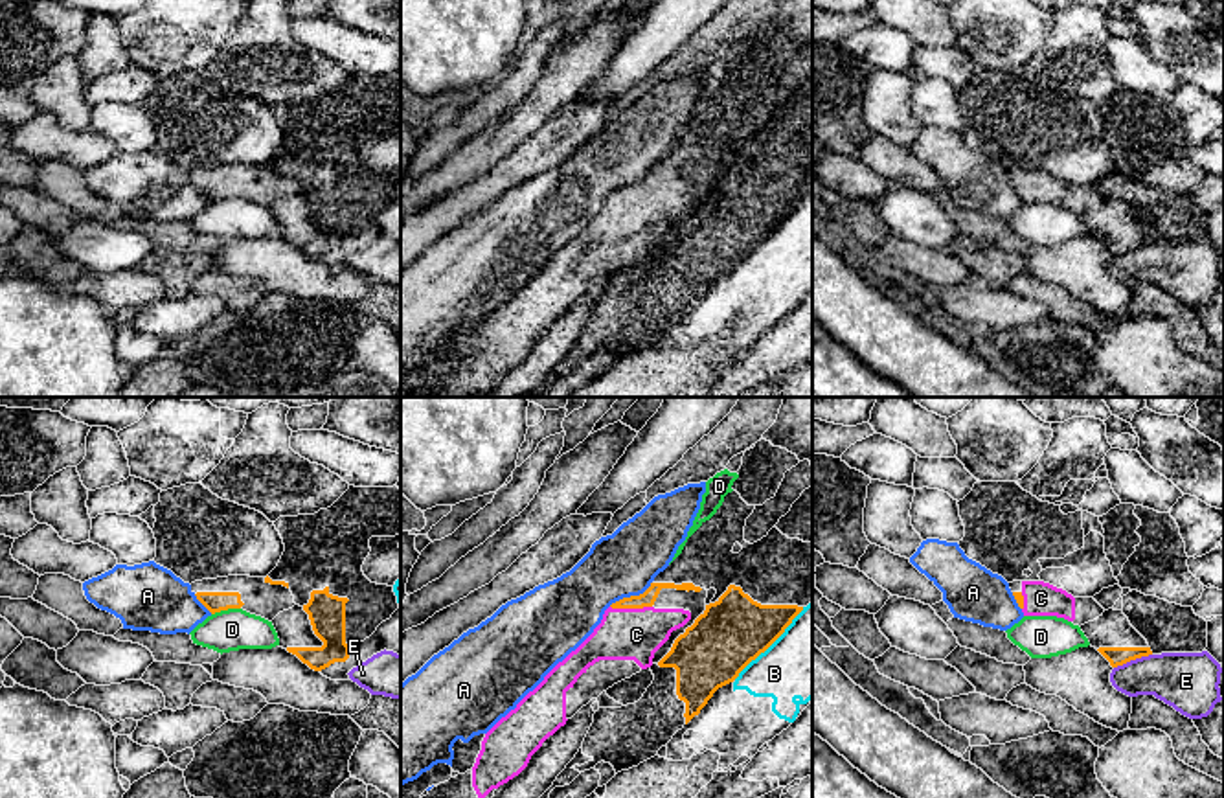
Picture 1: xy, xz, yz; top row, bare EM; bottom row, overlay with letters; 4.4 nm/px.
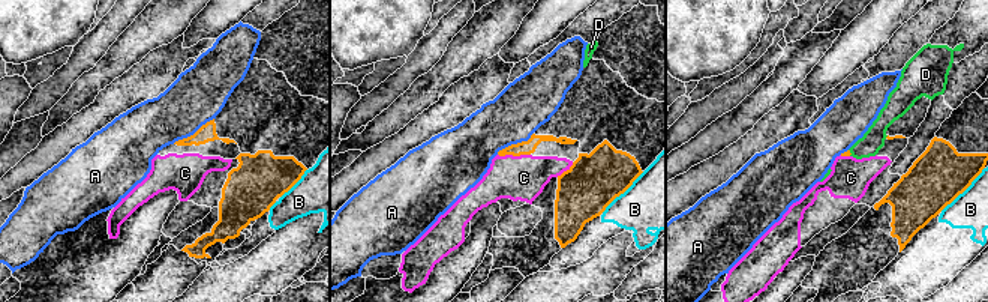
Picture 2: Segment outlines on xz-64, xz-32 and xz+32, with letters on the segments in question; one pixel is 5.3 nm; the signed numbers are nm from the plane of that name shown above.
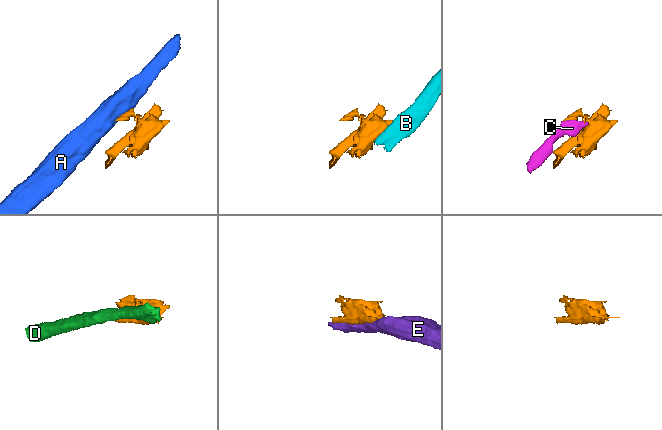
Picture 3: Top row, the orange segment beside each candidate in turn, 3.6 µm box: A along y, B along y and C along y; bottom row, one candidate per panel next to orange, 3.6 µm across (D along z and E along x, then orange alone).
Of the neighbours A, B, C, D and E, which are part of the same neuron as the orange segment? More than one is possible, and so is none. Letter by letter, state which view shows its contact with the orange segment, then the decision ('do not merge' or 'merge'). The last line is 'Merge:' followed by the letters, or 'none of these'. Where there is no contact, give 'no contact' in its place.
A: xz | do not merge
B: xz | do not merge
C: xz | merge
D: xy | do not merge
E: yz | do not merge
Merge: C

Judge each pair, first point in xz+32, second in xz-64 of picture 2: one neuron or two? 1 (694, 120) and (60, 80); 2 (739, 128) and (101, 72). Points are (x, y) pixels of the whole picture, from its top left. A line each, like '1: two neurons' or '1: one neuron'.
1: one neuron
2: one neuron

